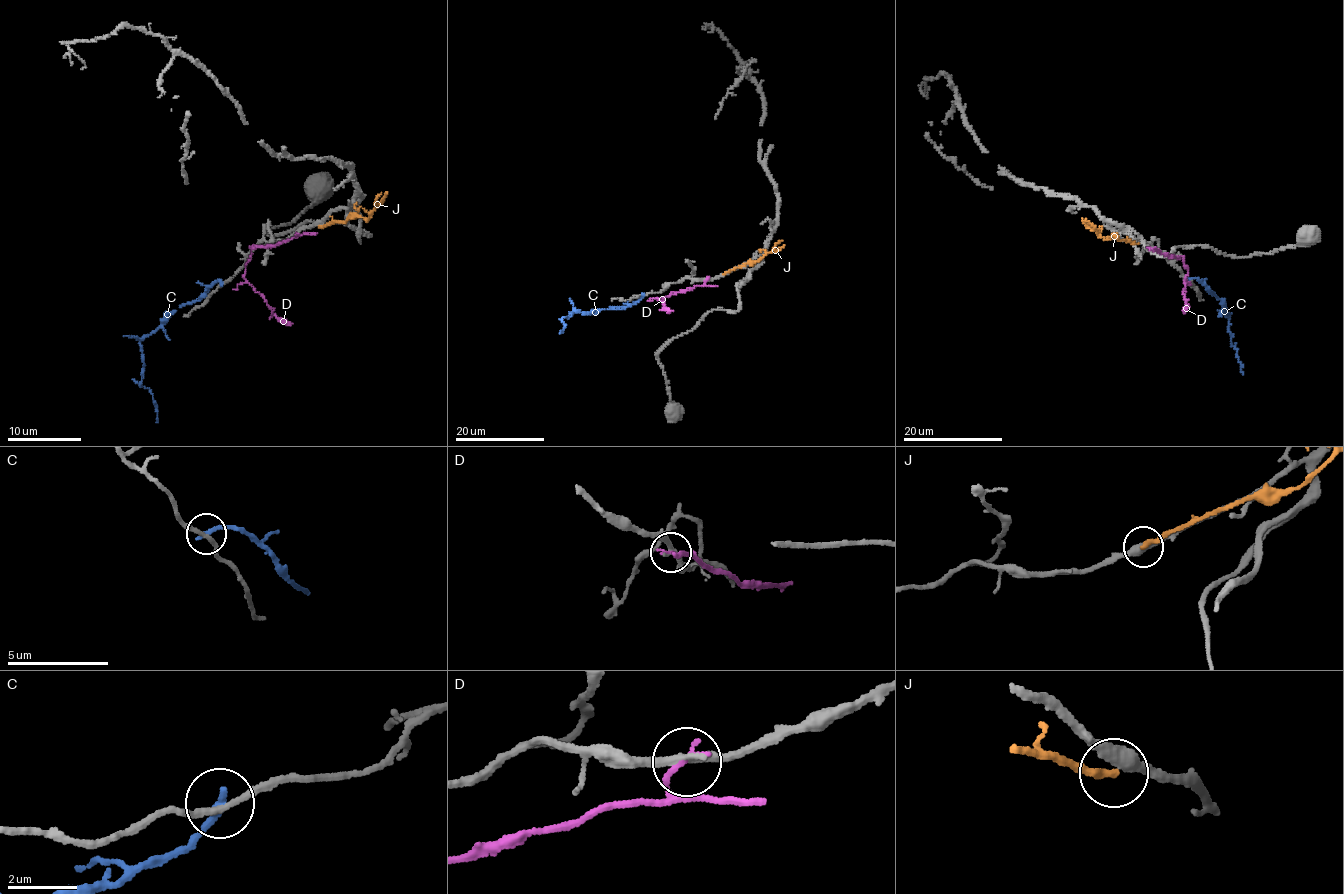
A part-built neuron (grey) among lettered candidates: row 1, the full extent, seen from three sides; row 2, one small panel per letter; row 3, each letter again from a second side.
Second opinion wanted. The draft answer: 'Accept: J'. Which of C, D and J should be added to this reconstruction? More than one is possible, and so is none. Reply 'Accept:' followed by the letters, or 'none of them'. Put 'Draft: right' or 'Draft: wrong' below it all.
Accept: none of them
Draft: wrong

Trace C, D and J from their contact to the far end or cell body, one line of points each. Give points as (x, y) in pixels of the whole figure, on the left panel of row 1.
C: (222, 284), (217, 281), (197, 301), (172, 310), (140, 341), (144, 365), (140, 383), (152, 395), (156, 422)
D: (297, 234), (275, 245), (253, 246), (244, 279), (274, 313), (292, 323)
J: (320, 226), (343, 223), (350, 218), (367, 220), (381, 192)

